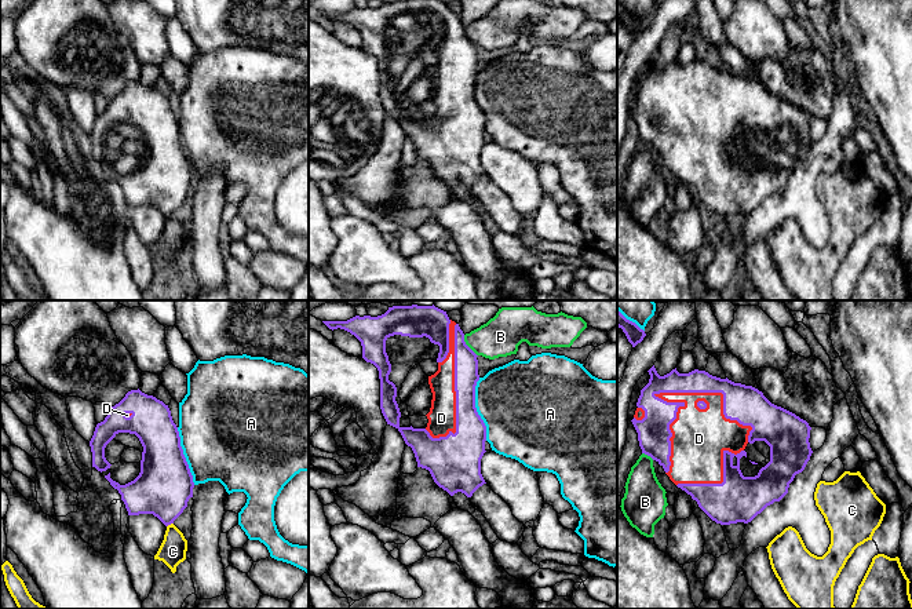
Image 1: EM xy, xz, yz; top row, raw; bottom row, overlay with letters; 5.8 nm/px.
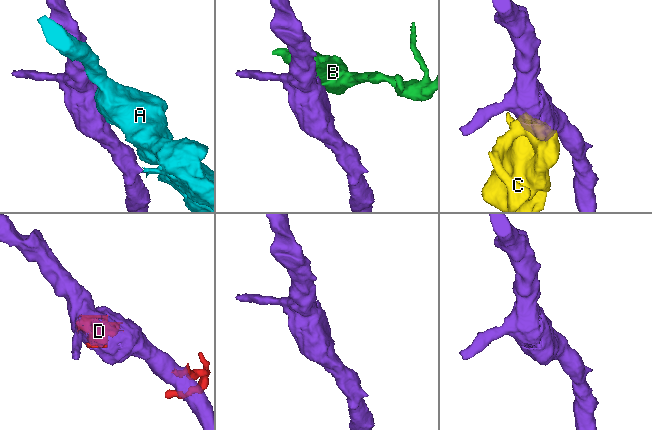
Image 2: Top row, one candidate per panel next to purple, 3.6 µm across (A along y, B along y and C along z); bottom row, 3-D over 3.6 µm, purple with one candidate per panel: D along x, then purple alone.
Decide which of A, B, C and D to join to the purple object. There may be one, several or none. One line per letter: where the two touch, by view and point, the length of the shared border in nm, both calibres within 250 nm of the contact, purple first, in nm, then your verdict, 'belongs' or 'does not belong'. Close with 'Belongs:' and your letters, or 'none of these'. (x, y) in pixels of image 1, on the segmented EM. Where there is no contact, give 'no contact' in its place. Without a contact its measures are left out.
A: xz (475, 409) | 380 nm | 220/460 nm | does not belong
B: xz (467, 346) | 150 nm | 190/240 nm | does not belong
C: xy (170, 524) | 50 nm | 320/160 nm | does not belong
D: yz (674, 403) | 600 nm | 190/320 nm | belongs
Belongs: D

